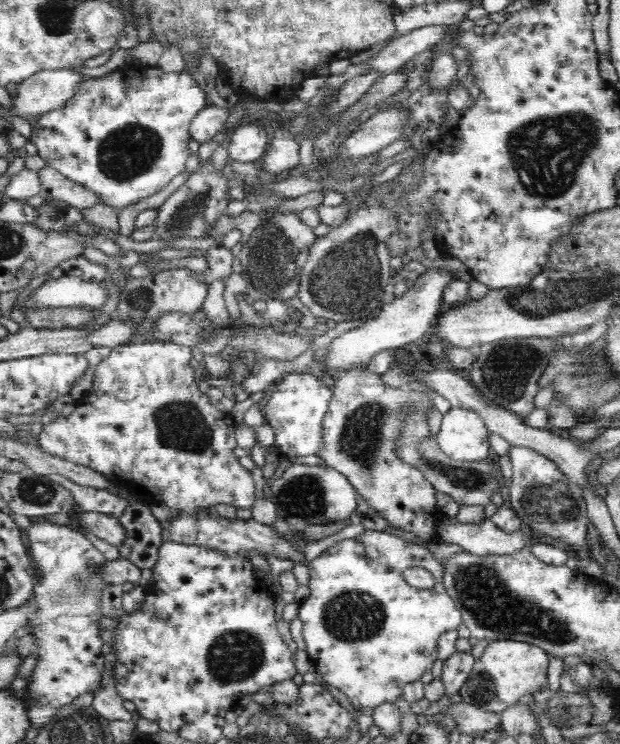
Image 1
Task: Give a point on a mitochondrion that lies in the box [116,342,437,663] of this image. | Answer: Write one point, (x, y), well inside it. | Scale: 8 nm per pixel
(351, 616)

